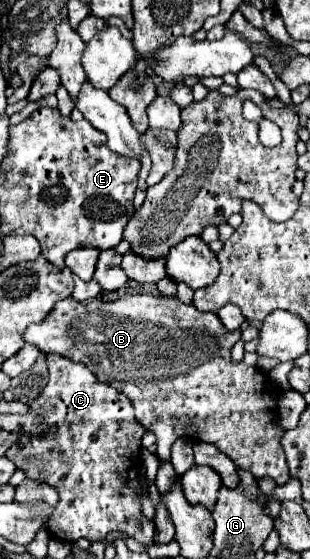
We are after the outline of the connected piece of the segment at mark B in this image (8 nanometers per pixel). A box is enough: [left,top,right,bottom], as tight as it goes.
[23,294,289,486]

